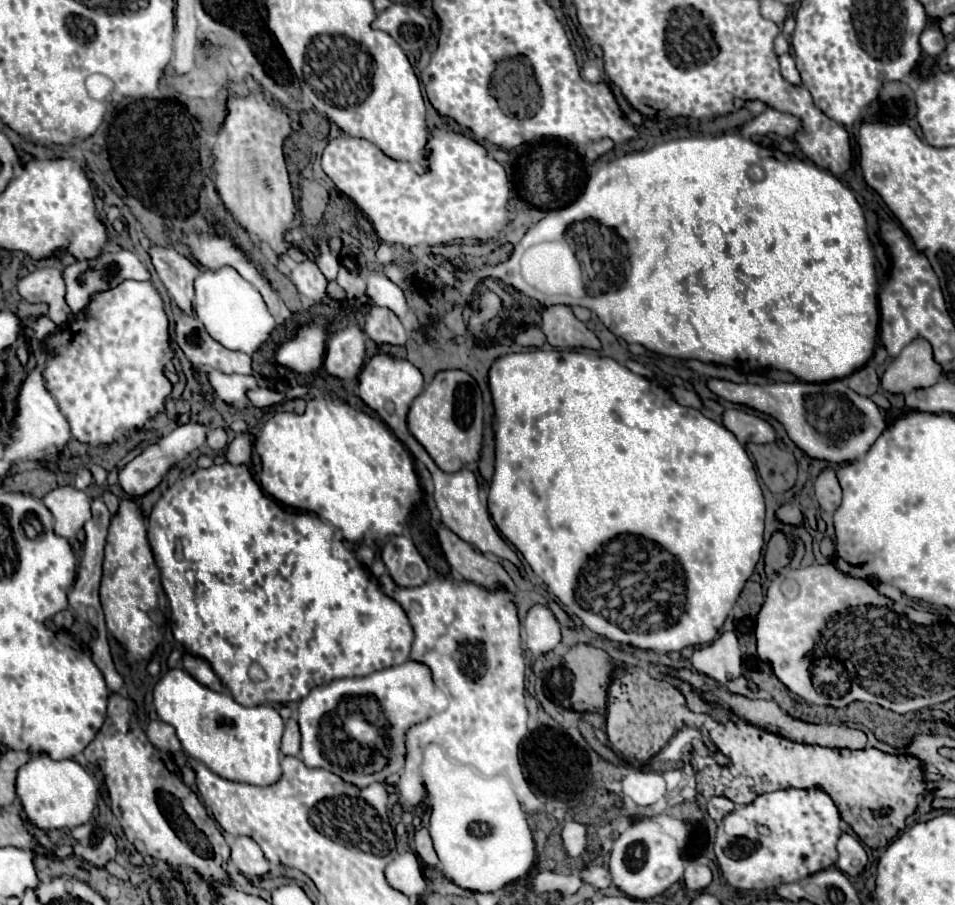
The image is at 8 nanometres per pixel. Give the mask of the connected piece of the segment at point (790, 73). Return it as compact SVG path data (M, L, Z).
M789 52L779 56L779 64L781 64L781 76L783 76L787 82L801 84L801 80L799 80L799 72L797 72L797 68L795 68L795 60L793 60L793 56L791 56Z

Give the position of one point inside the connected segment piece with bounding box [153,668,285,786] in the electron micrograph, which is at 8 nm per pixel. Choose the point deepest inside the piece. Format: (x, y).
(241, 744)

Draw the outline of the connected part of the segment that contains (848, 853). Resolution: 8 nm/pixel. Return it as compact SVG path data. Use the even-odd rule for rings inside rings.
M843 834L837 842L837 868L847 876L857 876L867 864L867 852L863 850L861 842L849 834Z

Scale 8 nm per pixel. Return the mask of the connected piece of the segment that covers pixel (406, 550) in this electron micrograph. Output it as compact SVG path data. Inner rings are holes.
M405 536L389 538L381 550L381 560L393 582L401 588L413 588L427 582L429 568L415 544Z

